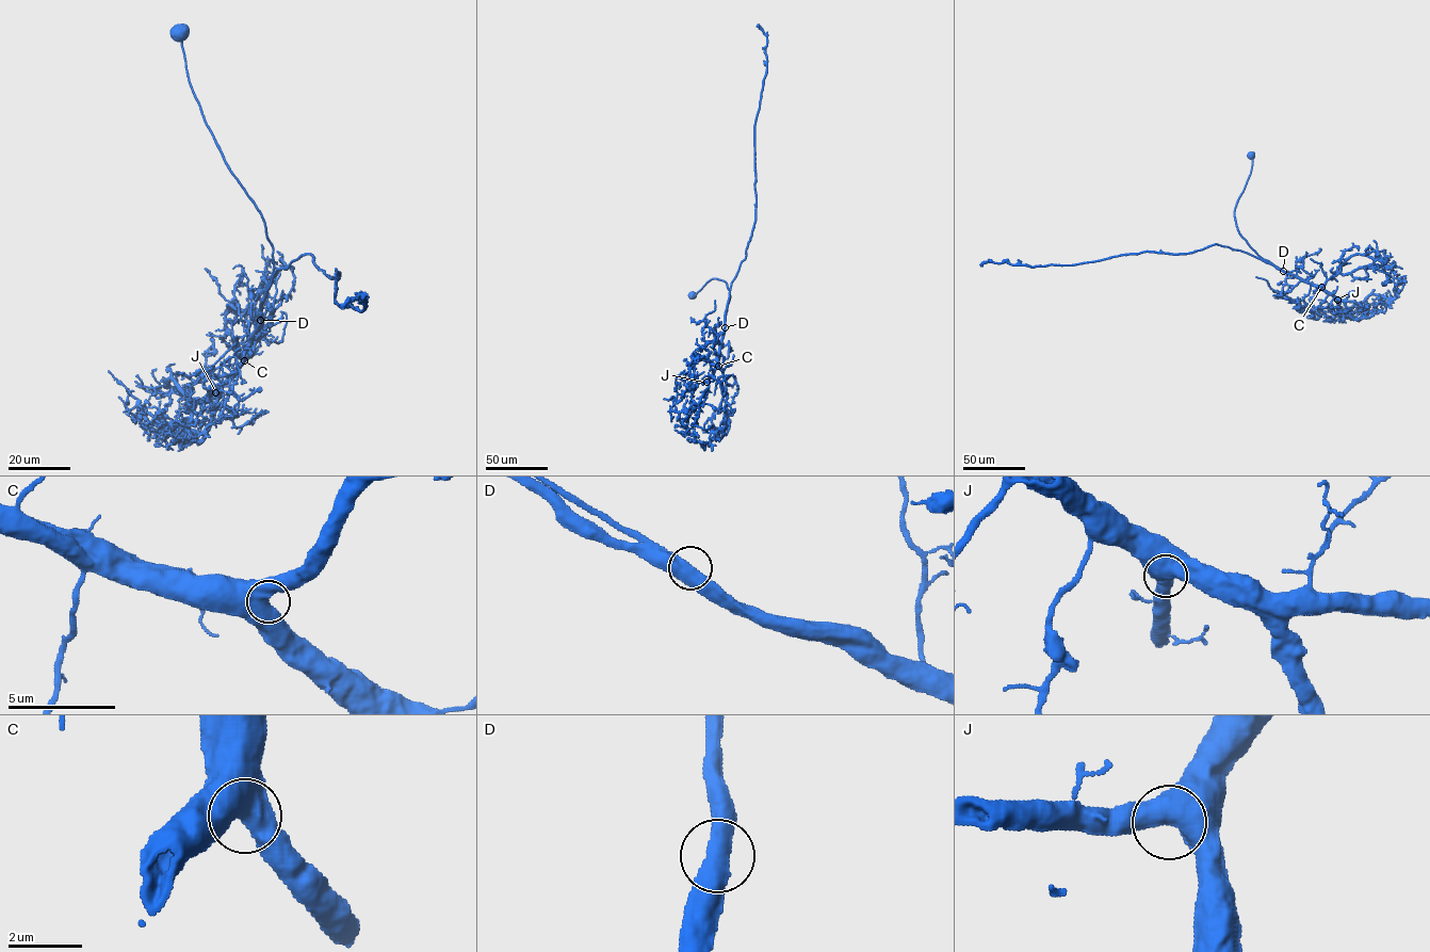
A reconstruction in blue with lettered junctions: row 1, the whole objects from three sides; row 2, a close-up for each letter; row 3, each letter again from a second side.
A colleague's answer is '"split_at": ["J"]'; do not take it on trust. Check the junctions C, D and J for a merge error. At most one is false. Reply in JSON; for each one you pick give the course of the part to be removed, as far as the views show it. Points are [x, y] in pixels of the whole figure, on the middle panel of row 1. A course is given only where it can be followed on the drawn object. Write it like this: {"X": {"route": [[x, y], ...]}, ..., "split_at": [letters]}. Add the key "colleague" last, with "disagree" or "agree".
{"split_at": [], "colleague": "disagree"}

